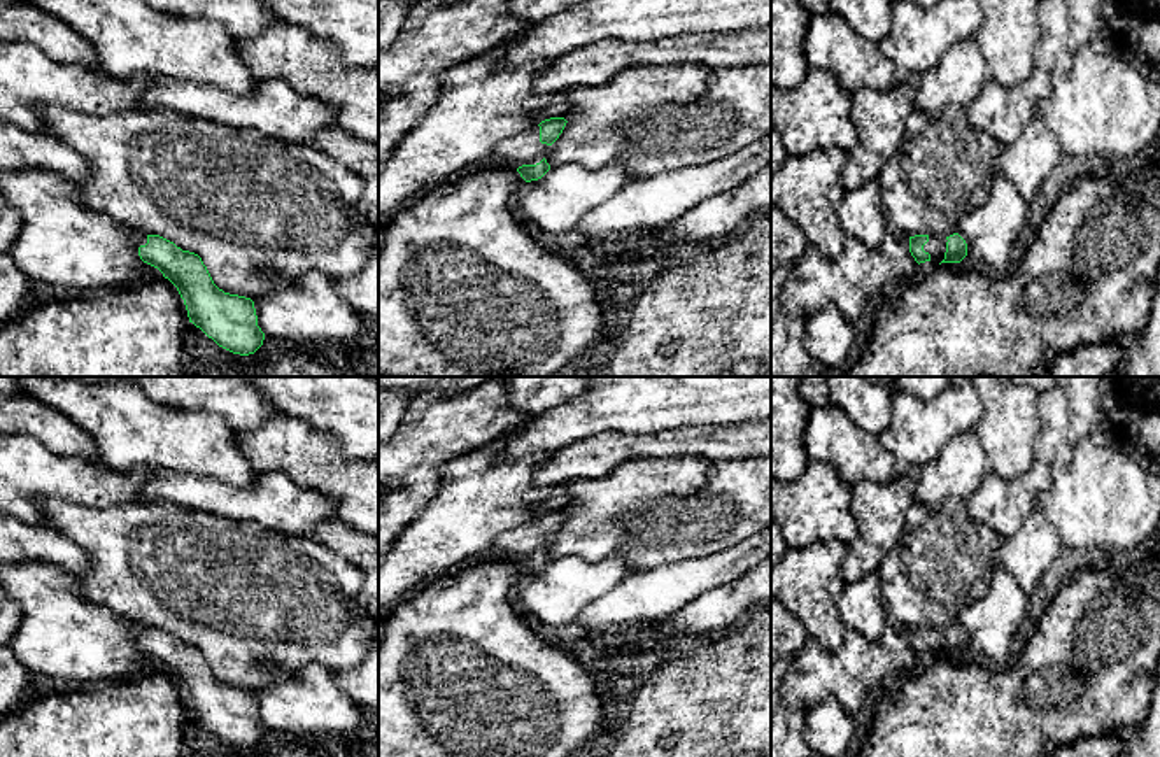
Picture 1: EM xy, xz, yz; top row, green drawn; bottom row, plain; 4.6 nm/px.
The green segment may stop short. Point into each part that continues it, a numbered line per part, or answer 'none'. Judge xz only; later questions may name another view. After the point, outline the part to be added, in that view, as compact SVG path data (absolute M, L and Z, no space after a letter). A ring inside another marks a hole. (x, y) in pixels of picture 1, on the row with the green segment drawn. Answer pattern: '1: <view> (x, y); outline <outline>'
1: xz (523, 149); outline M540 126L499 142L489 154L489 166L517 170L522 165L536 165L547 158L550 145L540 142Z

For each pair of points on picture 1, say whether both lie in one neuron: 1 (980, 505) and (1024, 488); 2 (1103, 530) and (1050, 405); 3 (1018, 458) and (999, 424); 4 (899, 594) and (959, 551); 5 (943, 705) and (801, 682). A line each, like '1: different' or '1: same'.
1: same
2: same
3: same
4: same
5: different

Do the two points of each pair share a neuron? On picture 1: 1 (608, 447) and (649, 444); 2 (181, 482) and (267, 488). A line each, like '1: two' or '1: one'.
1: one
2: one

